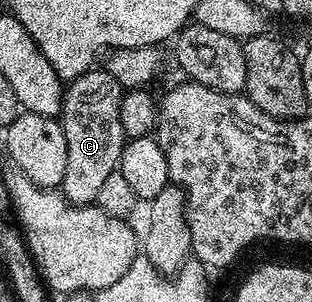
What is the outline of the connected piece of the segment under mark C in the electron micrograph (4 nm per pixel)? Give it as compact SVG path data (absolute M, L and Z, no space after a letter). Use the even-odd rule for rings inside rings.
M94 67L64 88L60 123L66 141L66 169L61 193L72 206L94 204L102 182L118 168L123 152L120 103L123 88L103 67Z

